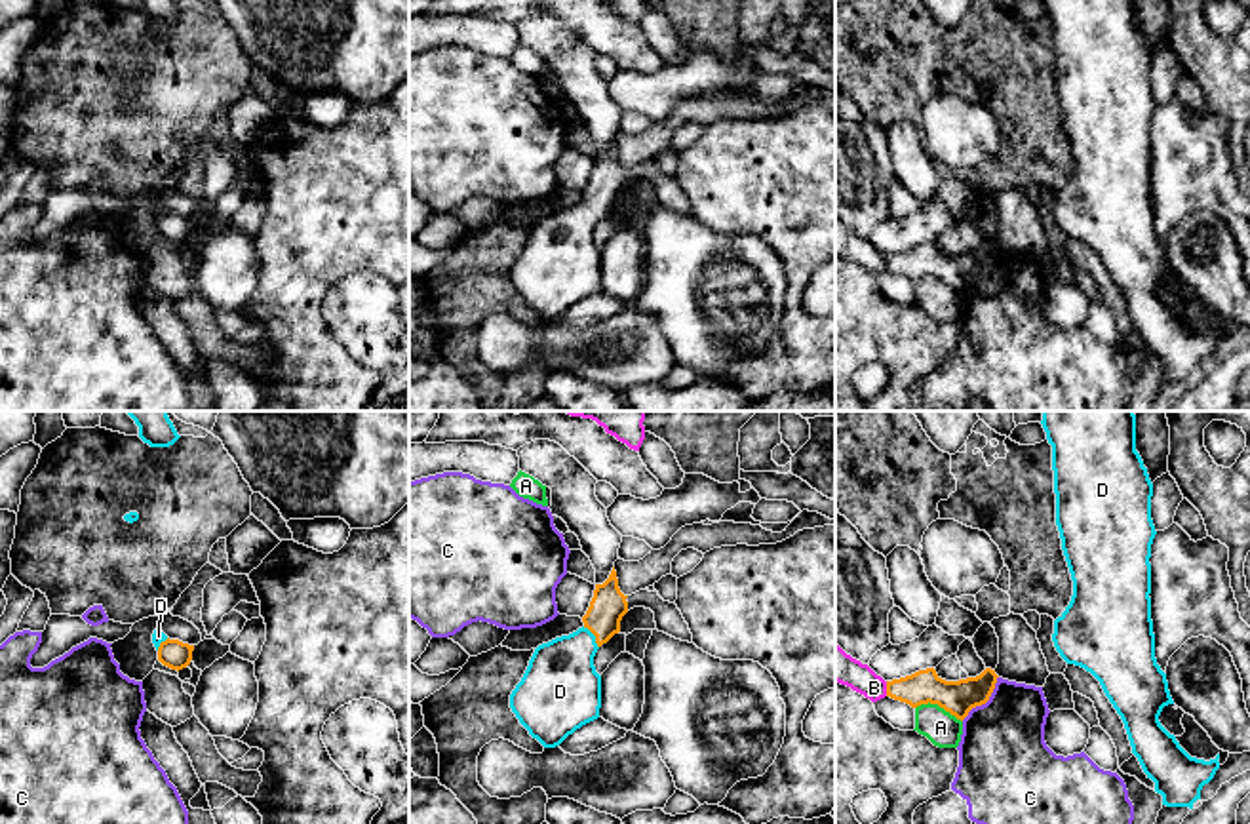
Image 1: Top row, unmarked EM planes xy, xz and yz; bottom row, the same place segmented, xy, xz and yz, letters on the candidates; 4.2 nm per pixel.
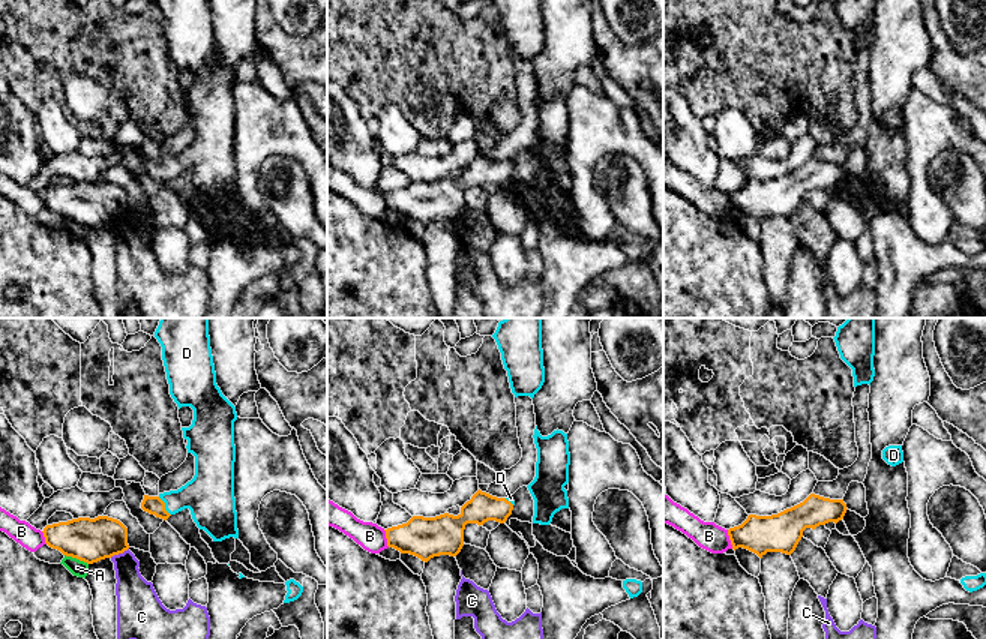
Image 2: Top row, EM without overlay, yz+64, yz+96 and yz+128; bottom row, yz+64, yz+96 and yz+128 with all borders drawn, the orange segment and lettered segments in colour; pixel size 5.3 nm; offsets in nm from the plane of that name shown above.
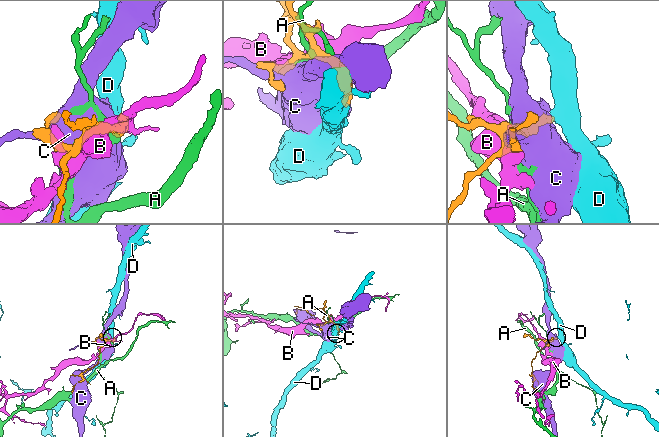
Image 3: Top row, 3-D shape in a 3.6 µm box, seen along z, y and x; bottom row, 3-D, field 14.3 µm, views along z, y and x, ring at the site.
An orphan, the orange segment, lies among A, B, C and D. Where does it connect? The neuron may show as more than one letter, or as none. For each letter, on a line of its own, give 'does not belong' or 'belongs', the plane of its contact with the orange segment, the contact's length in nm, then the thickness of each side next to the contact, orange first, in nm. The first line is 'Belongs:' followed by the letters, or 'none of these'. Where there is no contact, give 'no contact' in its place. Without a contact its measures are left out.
Belongs: D
A: does not belong | yz | 220 nm | 140/150 nm
B: does not belong | yz | 60 nm | 140/140 nm
C: does not belong | yz | 240 nm | 140/380 nm
D: belongs | xz | 120 nm | 150/300 nm

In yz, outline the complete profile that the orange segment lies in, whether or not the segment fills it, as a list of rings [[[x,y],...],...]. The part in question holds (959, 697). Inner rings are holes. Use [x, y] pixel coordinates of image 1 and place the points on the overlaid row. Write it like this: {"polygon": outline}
{"polygon": [[[927,668],[906,677],[887,681],[887,696],[906,702],[911,708],[928,702],[938,704],[963,721],[972,708],[989,700],[997,677],[995,670],[986,668],[976,677],[946,681],[934,668]]]}

